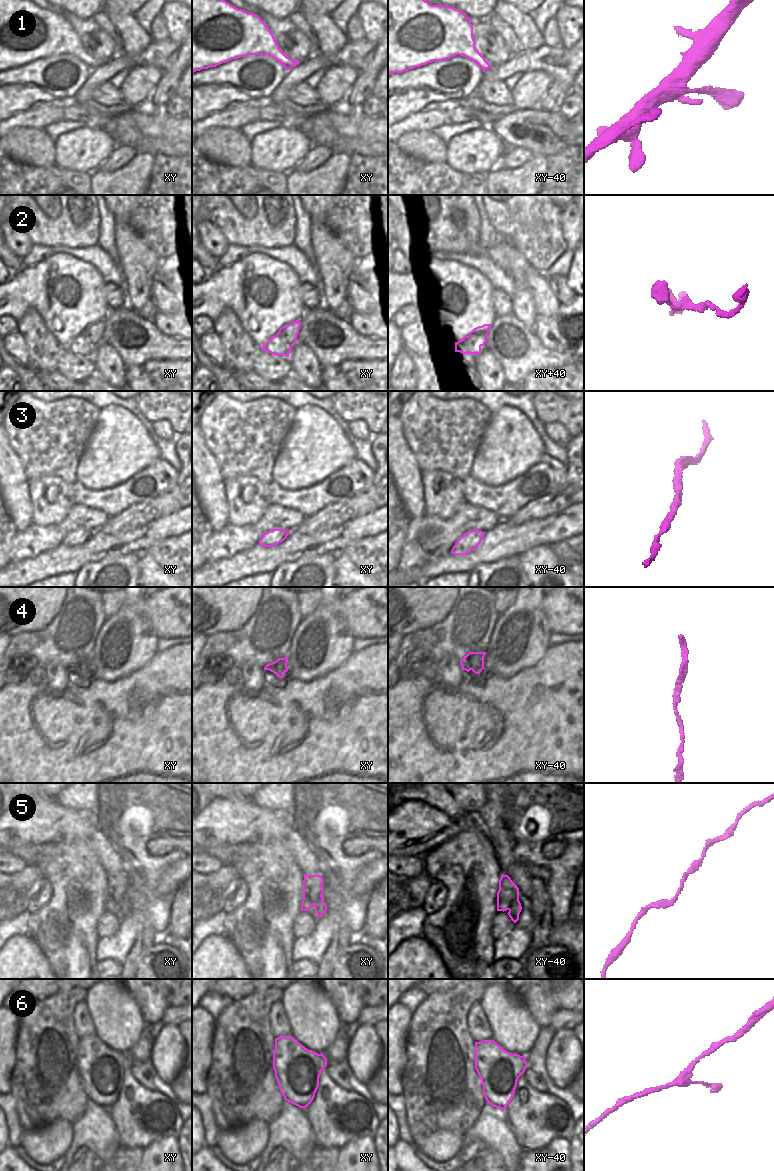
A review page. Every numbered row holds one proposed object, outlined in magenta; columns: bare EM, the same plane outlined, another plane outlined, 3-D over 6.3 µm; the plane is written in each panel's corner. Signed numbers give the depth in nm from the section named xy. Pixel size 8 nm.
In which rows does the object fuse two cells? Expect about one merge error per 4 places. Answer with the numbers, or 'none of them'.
2

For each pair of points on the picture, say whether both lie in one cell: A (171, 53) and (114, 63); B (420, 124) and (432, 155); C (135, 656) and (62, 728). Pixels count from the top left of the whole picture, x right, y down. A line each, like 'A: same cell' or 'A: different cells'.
A: same cell
B: different cells
C: different cells

